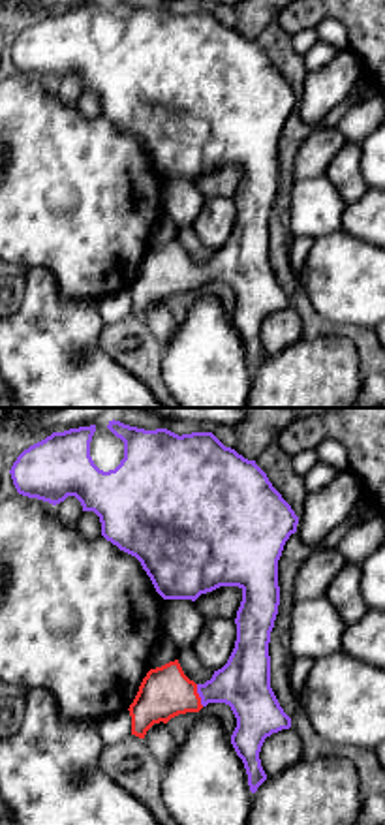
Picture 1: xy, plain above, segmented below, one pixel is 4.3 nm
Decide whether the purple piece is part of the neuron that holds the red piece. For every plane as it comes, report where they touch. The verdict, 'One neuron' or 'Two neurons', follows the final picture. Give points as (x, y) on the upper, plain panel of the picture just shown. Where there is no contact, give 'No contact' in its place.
Touches red at (198, 275)

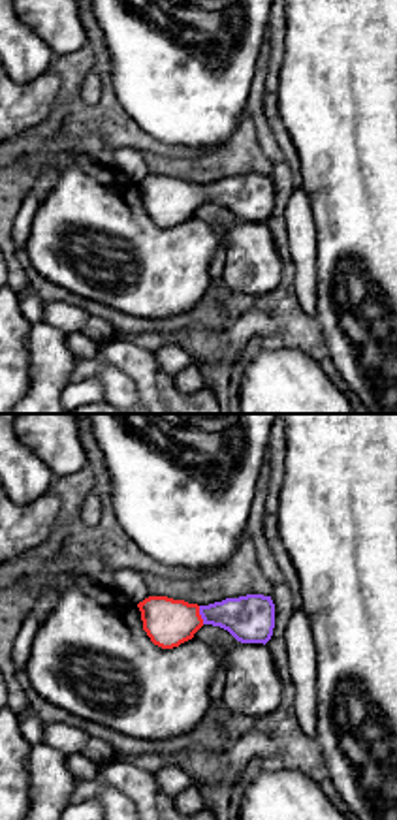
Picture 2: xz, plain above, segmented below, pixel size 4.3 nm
Touches red at (200, 194)

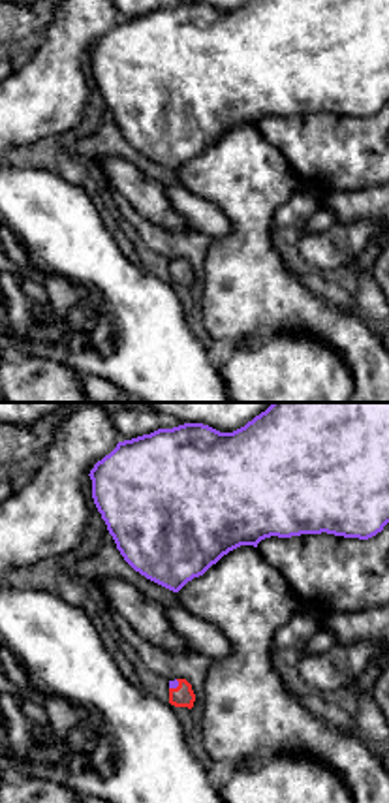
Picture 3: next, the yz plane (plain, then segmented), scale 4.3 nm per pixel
Touches red at (177, 266)

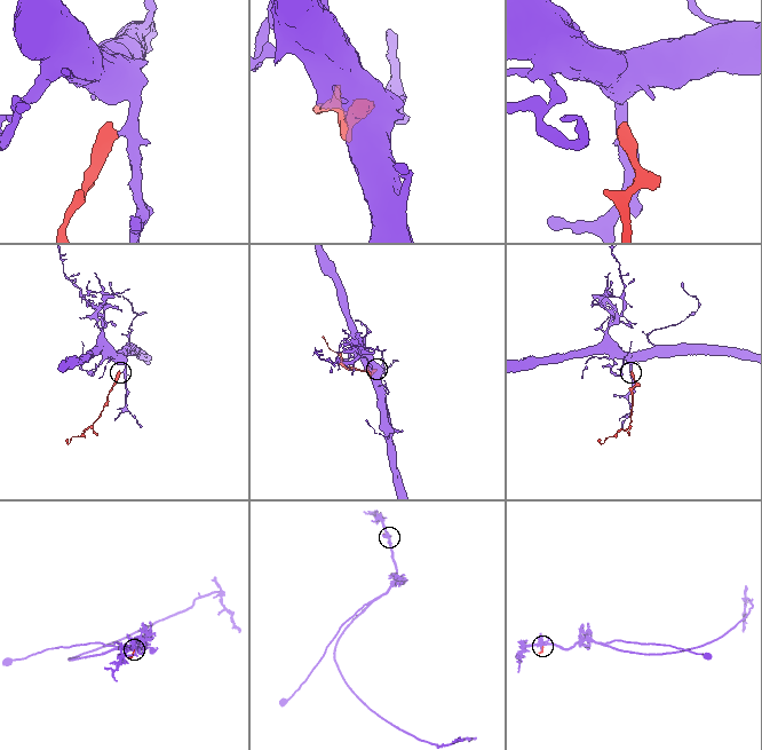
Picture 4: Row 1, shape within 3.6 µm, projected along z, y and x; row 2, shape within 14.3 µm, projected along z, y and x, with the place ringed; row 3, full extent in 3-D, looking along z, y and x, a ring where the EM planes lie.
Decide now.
One neuron

